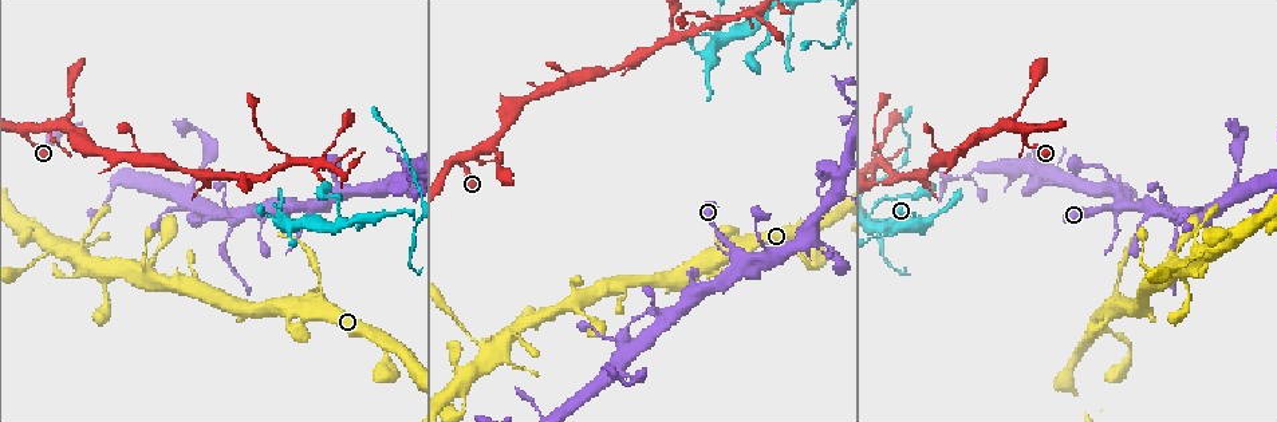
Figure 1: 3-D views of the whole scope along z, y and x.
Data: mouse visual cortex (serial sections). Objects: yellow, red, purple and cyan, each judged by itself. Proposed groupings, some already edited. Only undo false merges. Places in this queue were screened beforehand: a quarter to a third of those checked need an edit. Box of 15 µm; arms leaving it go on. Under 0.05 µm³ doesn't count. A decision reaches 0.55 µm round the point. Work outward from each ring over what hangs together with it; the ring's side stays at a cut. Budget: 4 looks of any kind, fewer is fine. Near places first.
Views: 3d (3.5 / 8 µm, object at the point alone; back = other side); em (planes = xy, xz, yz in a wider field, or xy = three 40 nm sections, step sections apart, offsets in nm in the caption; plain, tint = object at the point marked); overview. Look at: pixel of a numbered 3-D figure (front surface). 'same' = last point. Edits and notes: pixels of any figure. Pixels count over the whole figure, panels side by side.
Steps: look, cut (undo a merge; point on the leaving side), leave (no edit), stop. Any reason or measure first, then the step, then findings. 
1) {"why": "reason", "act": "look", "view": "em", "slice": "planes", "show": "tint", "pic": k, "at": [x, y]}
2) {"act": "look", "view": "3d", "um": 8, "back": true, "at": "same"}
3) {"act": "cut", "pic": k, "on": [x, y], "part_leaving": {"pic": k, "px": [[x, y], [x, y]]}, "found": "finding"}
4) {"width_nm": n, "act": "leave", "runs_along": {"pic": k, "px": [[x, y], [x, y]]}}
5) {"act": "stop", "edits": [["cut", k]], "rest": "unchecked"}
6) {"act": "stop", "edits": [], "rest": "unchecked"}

{"why": "small branch off a trunk", "act": "look", "view": "3d", "um": 3.5, "pic": 1, "at": [745, 250]}

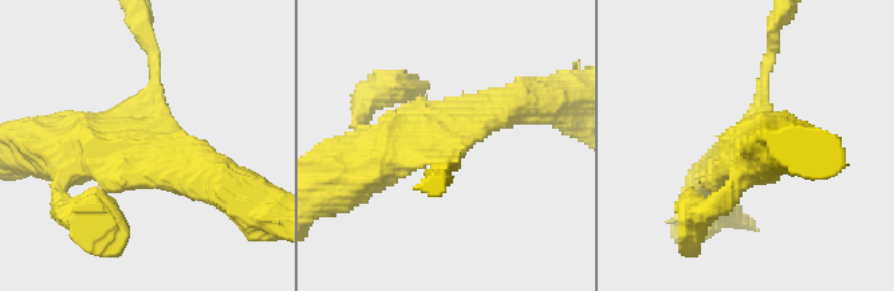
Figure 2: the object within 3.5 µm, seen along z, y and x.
{"act": "leave", "runs_along": {"pic": 2, "px": [[709, 179], [755, 113], [768, 55]]}, "found": "one cell here"}

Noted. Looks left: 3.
{"why": "abrupt turn", "act": "look", "view": "3d", "um": 3.5, "pic": 1, "at": [901, 224]}

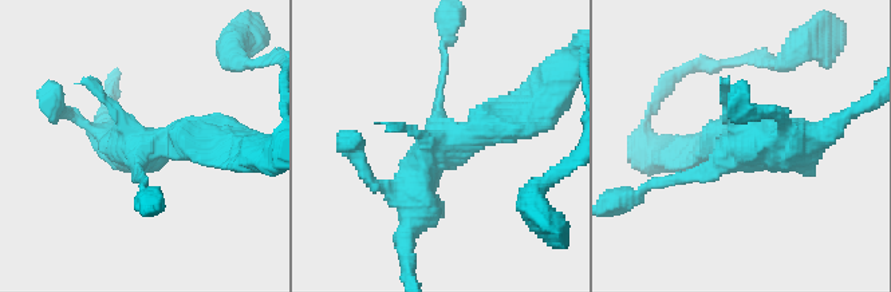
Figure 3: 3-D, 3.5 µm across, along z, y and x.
{"why": "shape alone is not enough", "act": "look", "view": "em", "slice": "planes", "show": "tint", "pic": 3, "at": [142, 149]}

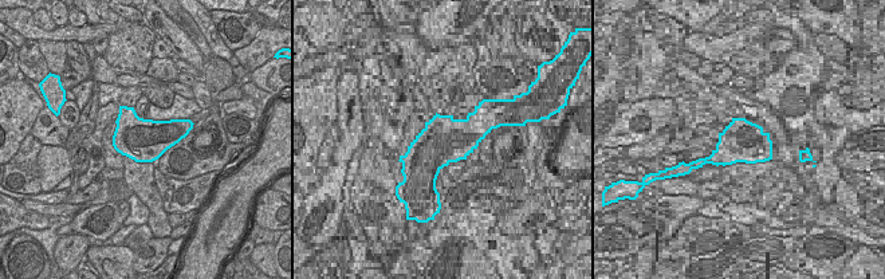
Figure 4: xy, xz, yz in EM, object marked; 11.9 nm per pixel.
{"act": "leave", "found": "all the same cell"}

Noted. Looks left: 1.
{"act": "stop", "edits": [], "rest": "unchecked"}

